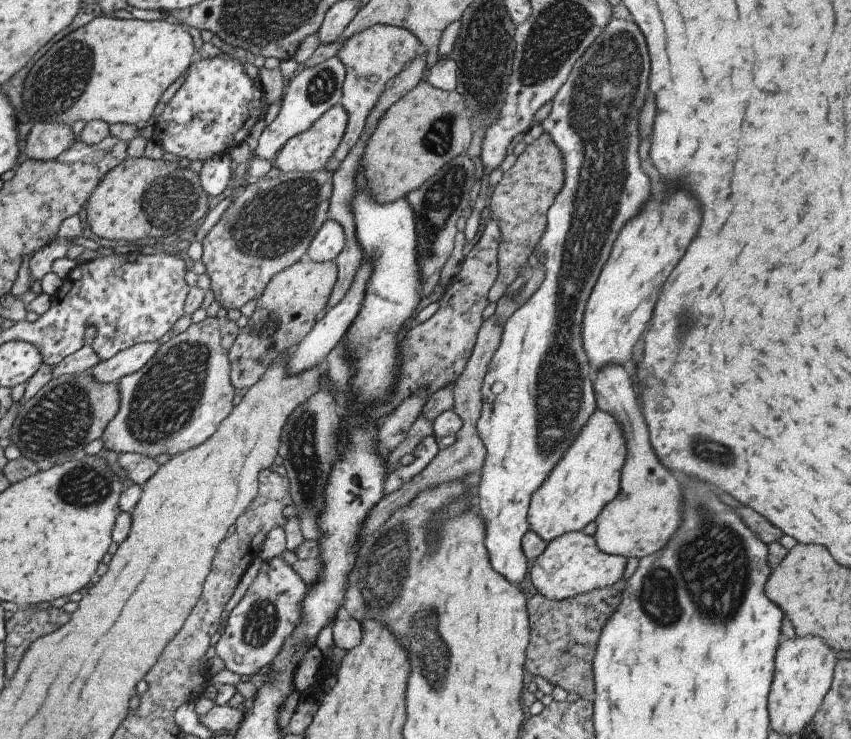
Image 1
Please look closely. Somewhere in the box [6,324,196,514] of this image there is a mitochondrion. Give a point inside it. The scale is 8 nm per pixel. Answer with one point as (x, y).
(58, 423)

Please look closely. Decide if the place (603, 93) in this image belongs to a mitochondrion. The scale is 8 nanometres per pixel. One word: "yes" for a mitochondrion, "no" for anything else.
yes

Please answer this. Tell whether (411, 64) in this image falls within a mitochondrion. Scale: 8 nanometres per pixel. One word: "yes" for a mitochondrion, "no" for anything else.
no

